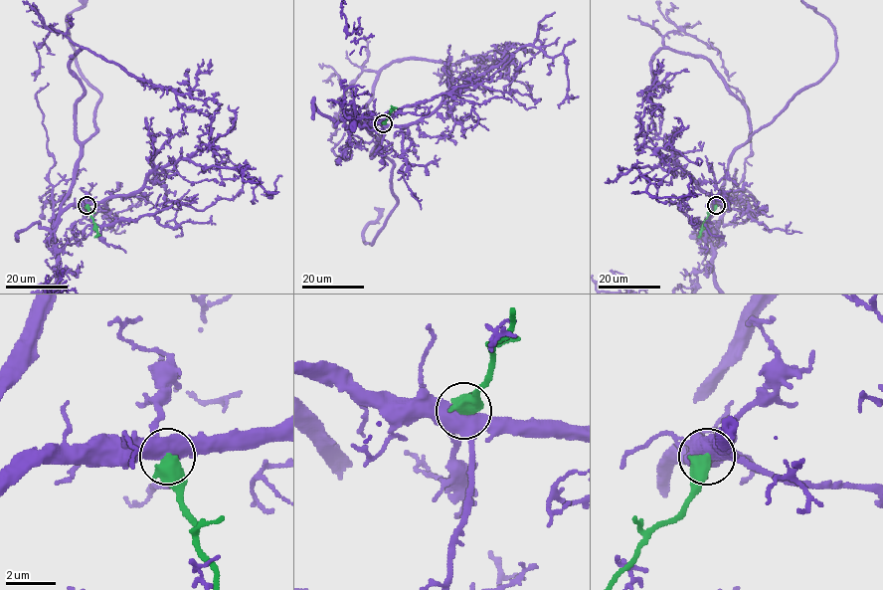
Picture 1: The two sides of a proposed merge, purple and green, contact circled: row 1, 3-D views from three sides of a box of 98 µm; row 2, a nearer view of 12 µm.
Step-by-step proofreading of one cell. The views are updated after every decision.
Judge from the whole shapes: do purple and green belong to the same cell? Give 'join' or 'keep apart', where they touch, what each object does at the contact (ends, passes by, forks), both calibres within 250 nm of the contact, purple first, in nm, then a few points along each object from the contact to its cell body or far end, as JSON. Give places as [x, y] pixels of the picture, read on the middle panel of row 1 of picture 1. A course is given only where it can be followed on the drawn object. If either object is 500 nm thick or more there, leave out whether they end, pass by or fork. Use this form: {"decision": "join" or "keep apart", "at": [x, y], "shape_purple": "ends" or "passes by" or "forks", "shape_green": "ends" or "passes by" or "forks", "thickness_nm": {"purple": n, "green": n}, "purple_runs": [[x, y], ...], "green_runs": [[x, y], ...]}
{"decision": "keep apart", "at": [383, 123], "thickness_nm": {"purple": 480, "green": 650}, "green_runs": [[383, 123], [394, 107], [391, 105]]}

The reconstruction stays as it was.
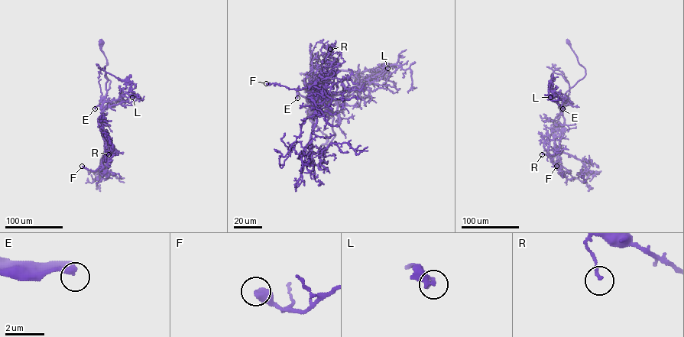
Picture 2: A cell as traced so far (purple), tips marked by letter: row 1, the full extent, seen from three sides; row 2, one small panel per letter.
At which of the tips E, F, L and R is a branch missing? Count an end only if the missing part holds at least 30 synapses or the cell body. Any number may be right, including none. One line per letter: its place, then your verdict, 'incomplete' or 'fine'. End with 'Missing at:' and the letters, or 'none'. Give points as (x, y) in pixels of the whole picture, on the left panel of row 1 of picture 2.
E: place (95, 108); incomplete
F: place (82, 166); fine
L: place (132, 97); fine
R: place (108, 154); fine
Missing at: E

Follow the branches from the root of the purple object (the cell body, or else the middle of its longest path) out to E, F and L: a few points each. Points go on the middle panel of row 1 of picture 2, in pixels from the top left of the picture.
E: (312, 111), (323, 153), (333, 118), (316, 96), (297, 98)
F: (312, 111), (312, 123), (325, 135), (323, 153), (335, 133), (326, 108), (309, 99), (320, 86), (266, 83)
L: (312, 111), (312, 123), (325, 135), (323, 153), (335, 133), (333, 118), (317, 98), (345, 99), (387, 68)

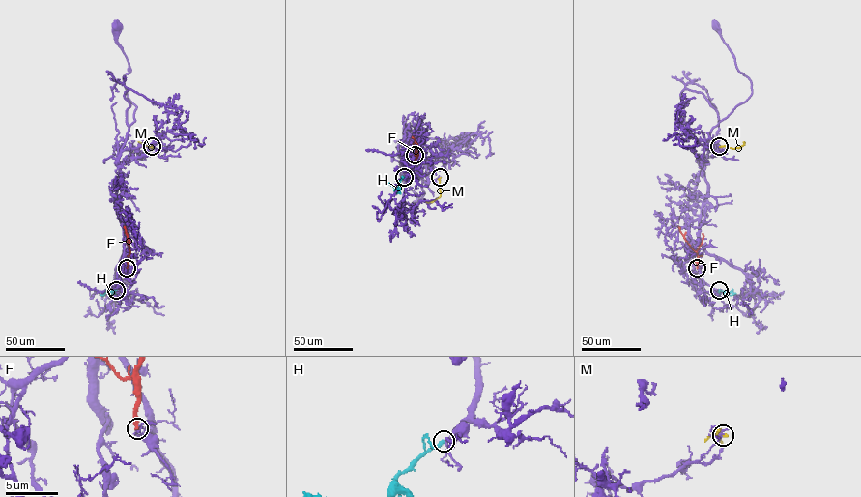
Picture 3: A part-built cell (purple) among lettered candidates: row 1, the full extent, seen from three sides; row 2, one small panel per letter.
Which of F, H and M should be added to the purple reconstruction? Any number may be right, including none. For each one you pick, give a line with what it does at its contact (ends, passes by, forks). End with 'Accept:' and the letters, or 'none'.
H: It ends there
Accept: H

